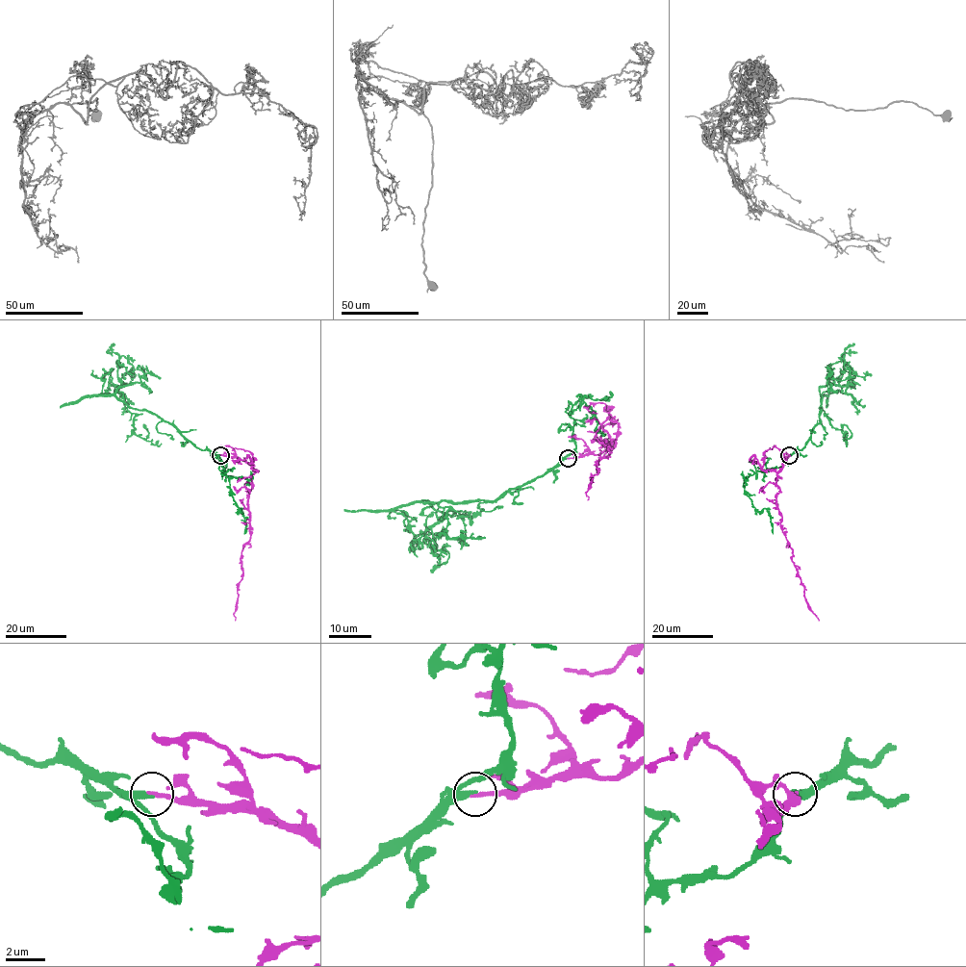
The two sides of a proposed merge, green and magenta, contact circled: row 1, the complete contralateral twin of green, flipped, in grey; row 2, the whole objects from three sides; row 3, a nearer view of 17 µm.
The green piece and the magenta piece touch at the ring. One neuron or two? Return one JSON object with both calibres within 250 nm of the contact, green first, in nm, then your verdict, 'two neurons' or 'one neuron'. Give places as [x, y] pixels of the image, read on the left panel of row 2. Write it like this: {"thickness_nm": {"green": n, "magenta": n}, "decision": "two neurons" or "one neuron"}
{"thickness_nm": {"green": 240, "magenta": 240}, "decision": "one neuron"}

